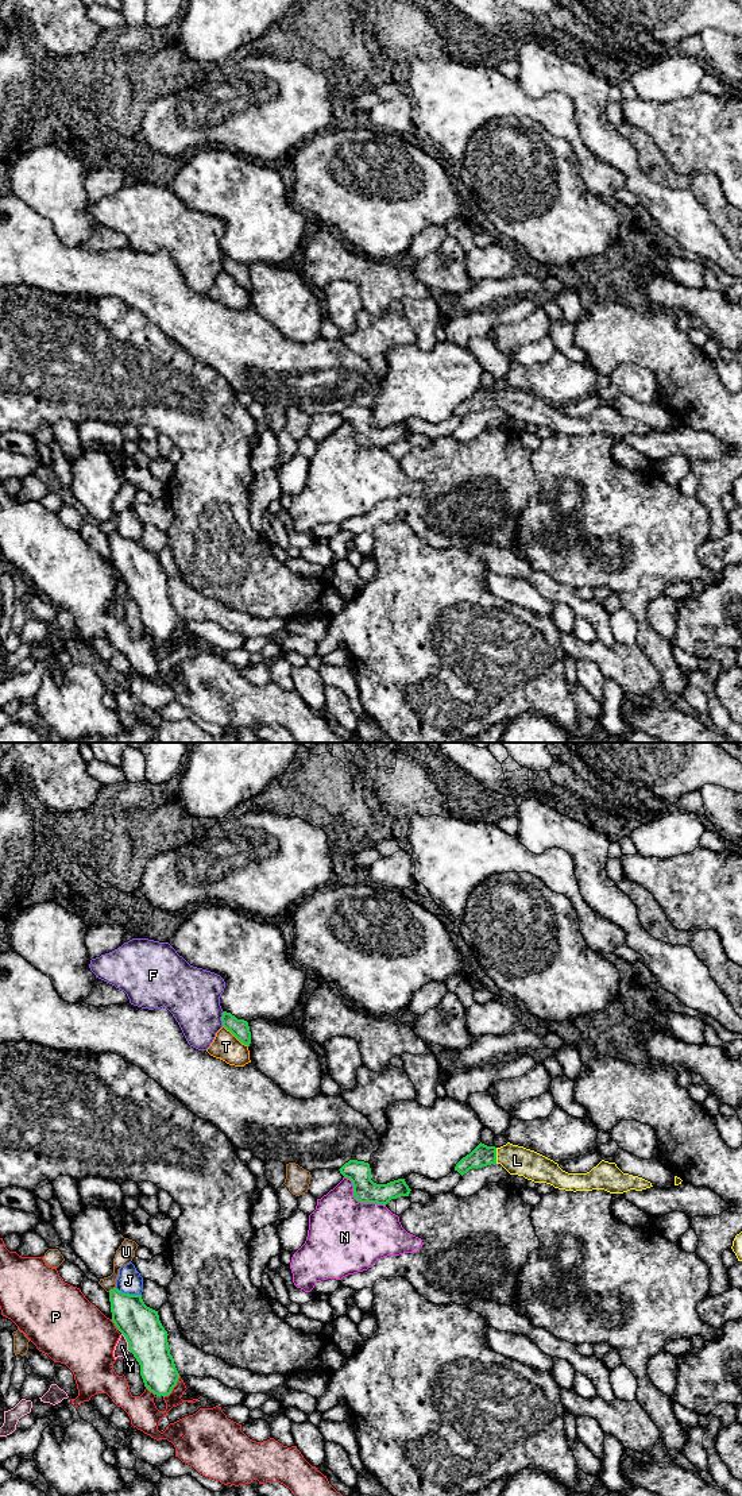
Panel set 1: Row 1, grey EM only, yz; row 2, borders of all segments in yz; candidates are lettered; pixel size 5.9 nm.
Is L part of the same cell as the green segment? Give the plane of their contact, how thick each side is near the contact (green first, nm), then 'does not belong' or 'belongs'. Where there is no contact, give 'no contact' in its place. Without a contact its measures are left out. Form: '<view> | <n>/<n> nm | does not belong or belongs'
yz | 130/180 nm | belongs

